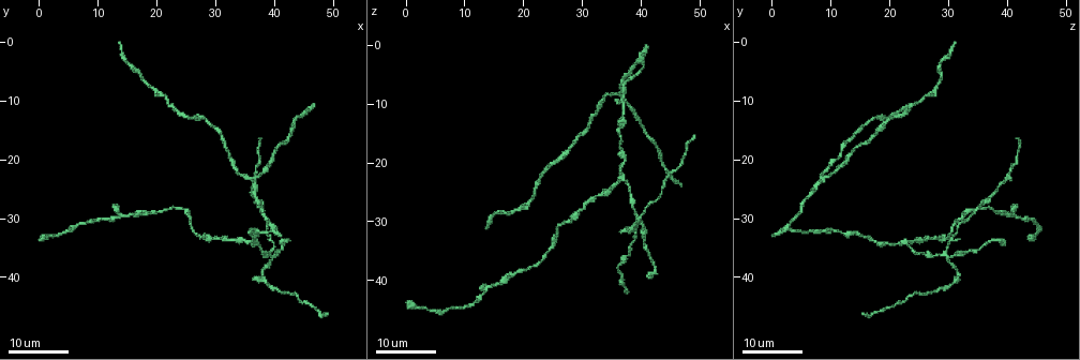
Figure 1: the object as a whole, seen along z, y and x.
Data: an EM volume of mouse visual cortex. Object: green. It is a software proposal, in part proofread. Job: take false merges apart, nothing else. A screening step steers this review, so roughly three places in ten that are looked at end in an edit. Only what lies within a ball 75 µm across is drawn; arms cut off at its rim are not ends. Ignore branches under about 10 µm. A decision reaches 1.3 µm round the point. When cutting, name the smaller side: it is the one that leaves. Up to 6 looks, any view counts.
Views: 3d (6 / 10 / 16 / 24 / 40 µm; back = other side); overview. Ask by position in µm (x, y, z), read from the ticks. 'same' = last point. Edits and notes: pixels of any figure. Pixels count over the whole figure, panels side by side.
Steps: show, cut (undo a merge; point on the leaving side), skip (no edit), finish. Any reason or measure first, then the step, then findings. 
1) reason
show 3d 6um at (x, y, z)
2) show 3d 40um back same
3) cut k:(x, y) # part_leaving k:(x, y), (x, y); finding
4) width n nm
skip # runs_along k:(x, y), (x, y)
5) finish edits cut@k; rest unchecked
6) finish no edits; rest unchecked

calibre changes
show 3d 16um at (40.5, 32.0, 4.0)

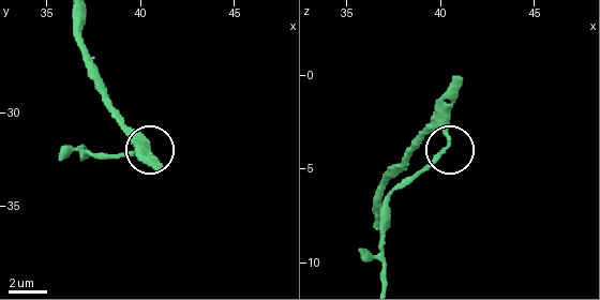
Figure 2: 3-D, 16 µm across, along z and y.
zoom in
show 3d 6um same

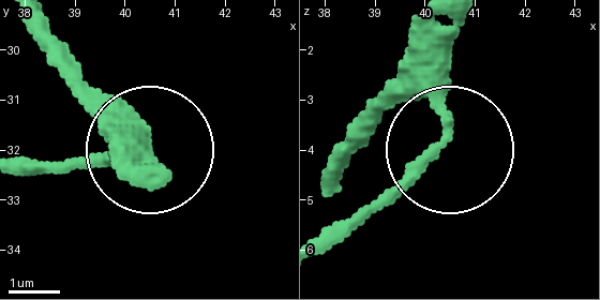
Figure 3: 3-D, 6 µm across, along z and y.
skip # runs_along 3:(319, 253), (443, 141), (421, 94), (374, 103); all the same neuron

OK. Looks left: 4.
show 3d 24um at (37.5, 34.0, 23.0)

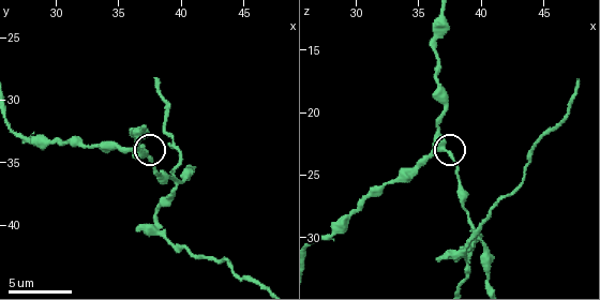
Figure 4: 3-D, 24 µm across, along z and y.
show 3d 6um same

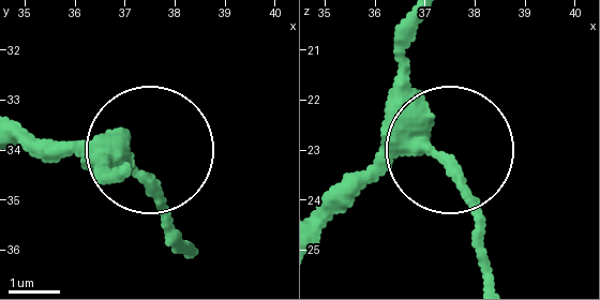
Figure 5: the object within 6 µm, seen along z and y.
width 350 nm
skip # one neuron here

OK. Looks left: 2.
branch point
show 3d 24um at (36.5, 23.0, 8.0)

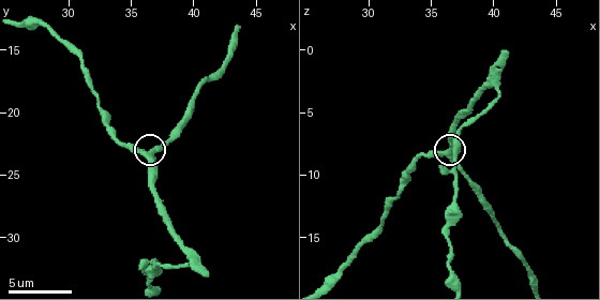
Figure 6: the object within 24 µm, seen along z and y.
show 3d 10um at (36.2, 23.4, 8.4)

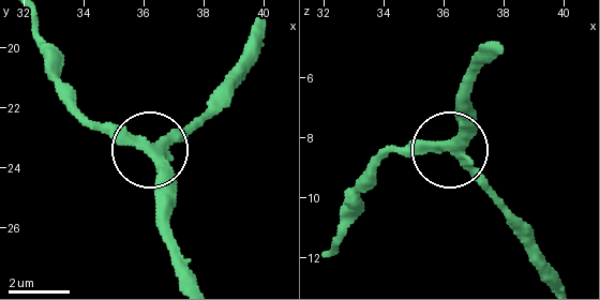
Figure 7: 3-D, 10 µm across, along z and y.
side_arm 24 um
skip # runs_along 7:(190, 276), (169, 223), (169, 177), (151, 149), (213, 116); all the same neuron

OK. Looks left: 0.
finish no edits; rest unchecked

